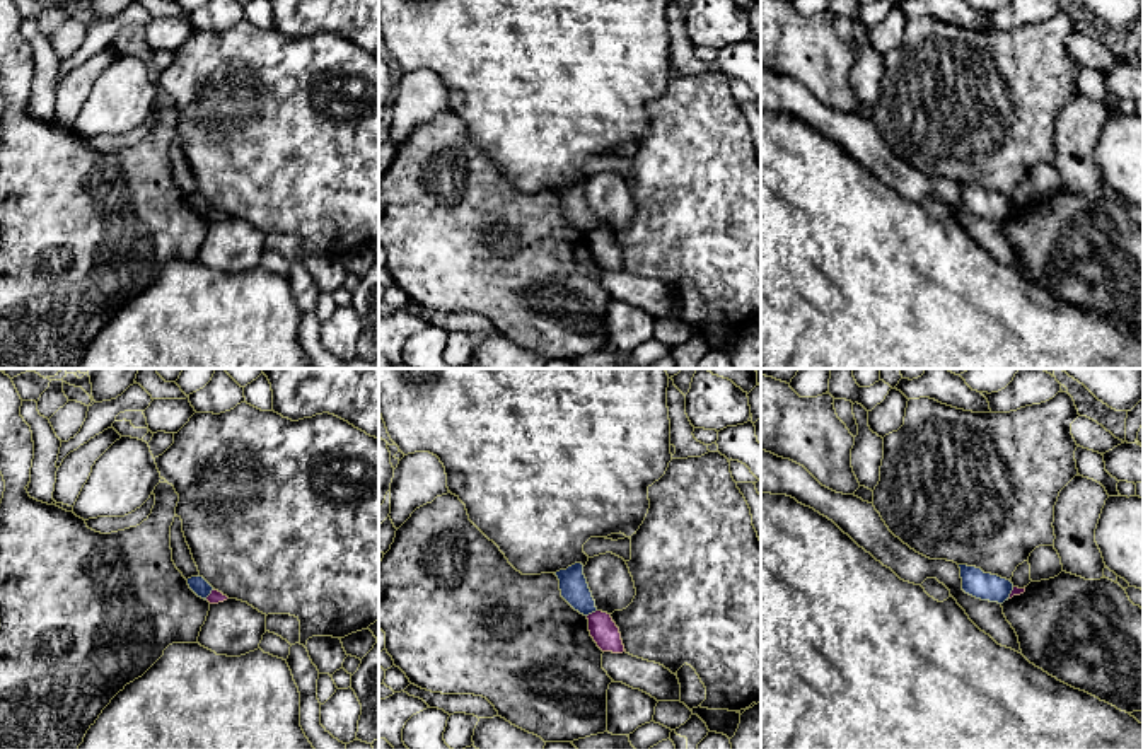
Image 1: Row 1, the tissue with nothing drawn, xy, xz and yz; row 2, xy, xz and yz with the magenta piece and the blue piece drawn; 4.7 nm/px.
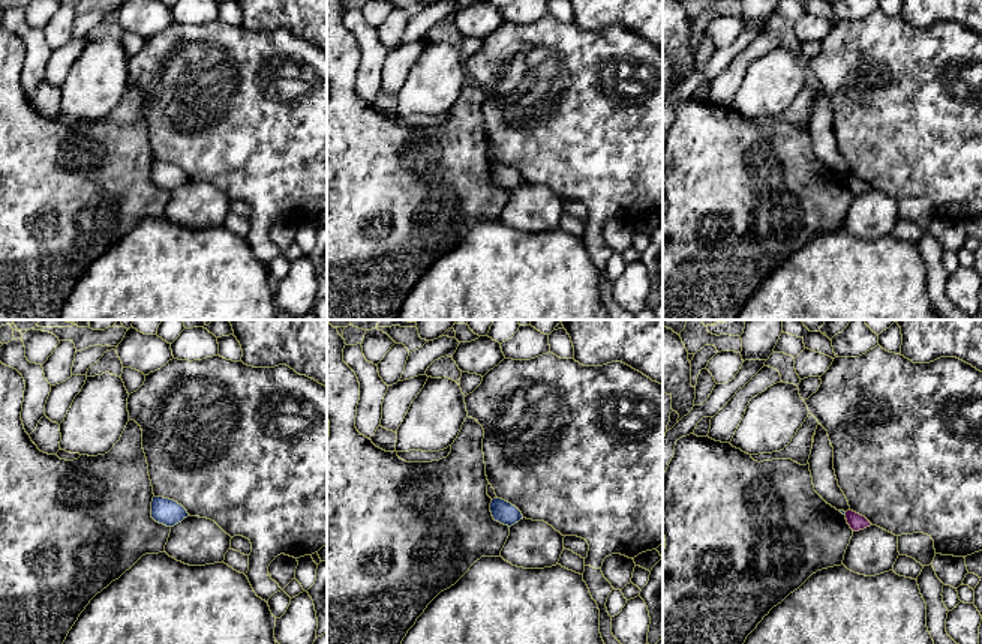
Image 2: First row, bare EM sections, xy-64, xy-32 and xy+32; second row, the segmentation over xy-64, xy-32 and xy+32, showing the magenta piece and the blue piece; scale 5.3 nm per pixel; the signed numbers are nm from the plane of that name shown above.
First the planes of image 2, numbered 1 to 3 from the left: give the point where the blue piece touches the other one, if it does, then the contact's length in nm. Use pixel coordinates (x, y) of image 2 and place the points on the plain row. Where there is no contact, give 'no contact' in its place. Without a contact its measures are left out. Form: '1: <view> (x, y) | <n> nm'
1: no contact
2: no contact
3: no contact

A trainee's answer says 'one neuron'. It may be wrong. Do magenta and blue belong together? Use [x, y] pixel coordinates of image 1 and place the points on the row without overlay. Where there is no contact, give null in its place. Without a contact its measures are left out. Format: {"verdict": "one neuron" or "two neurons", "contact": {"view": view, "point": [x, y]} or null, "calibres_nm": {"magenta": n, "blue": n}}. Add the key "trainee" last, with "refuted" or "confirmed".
{"verdict": "two neurons", "contact": {"view": "xy", "point": [210, 212]}, "calibres_nm": {"magenta": 60, "blue": 80}, "trainee": "refuted"}

